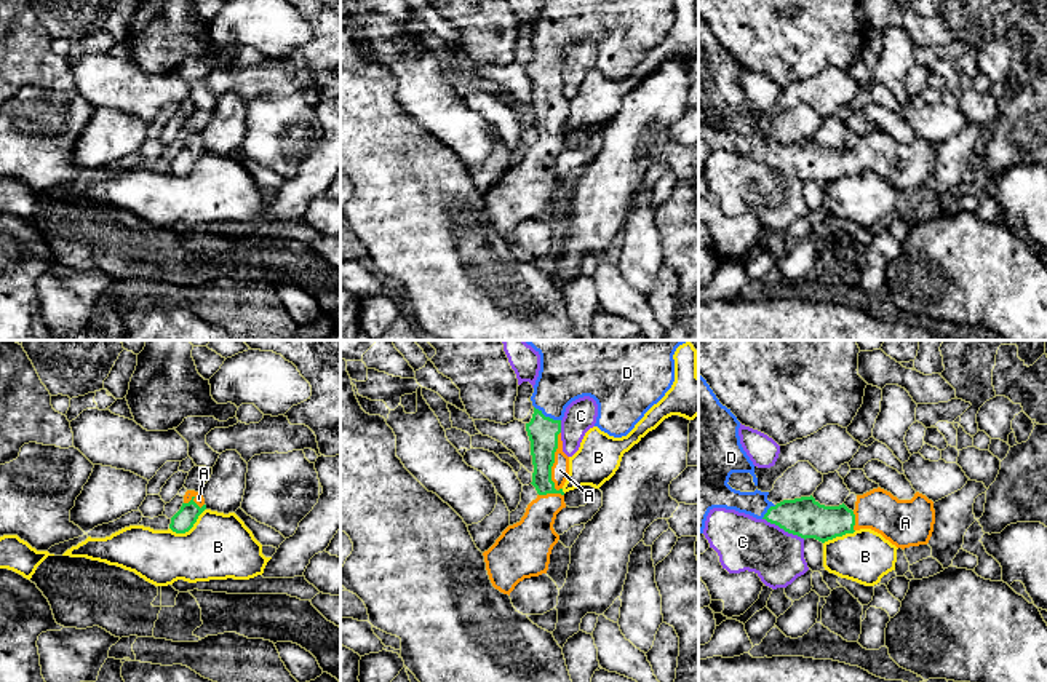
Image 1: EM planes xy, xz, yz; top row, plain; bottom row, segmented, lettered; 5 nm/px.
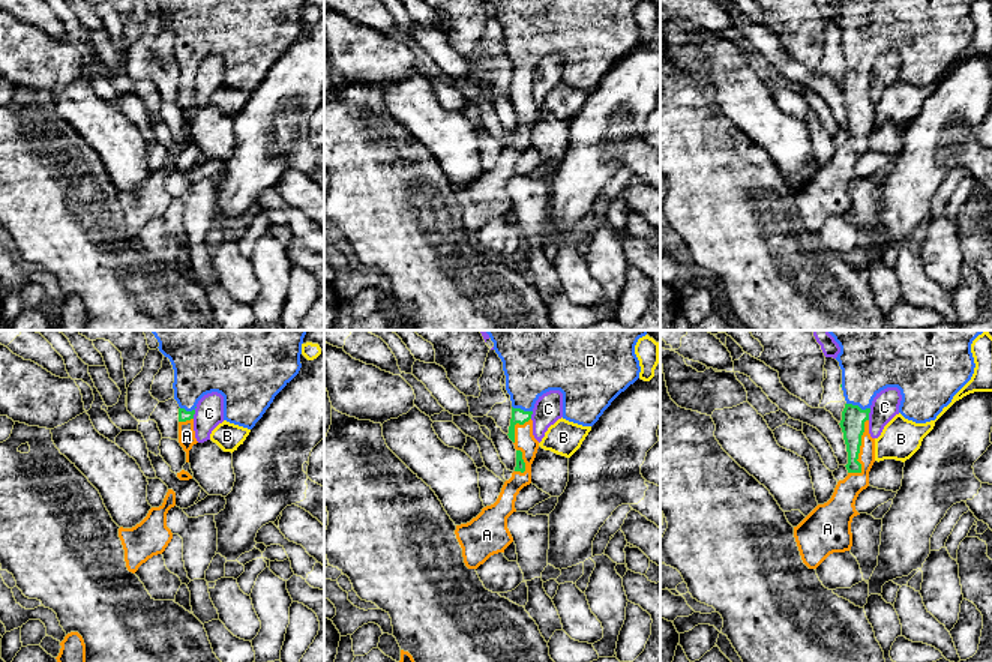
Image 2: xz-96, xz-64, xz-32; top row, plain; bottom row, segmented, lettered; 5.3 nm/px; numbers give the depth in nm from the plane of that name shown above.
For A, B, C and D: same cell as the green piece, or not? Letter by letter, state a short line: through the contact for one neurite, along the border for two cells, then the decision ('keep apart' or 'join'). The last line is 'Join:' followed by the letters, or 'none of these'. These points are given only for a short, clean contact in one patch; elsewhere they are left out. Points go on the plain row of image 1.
A: join
B: line xy (205, 150), (187, 173), (173, 174), (170, 171); keep apart
C: line yz (763, 160), (804, 181); keep apart
D: line xz (542, 74), (547, 59), (550, 39), (561, 23); join
Join: A, D

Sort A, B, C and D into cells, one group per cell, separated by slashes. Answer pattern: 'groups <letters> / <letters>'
groups A D / B / C

